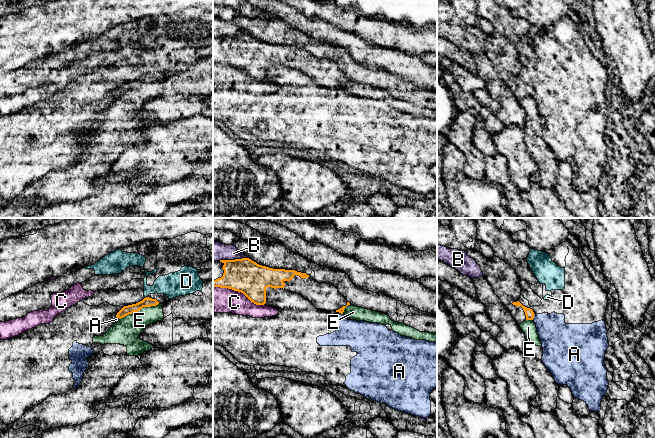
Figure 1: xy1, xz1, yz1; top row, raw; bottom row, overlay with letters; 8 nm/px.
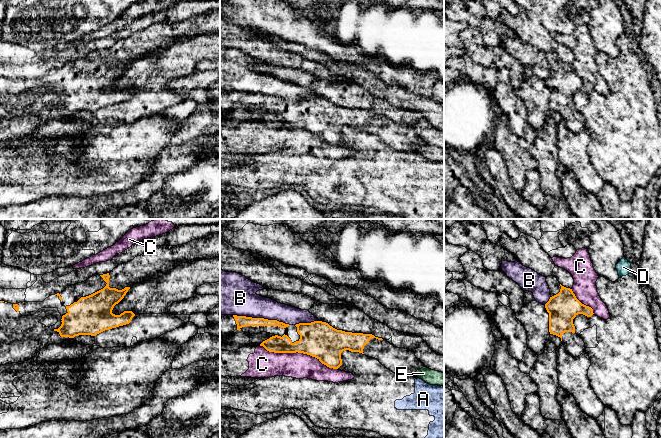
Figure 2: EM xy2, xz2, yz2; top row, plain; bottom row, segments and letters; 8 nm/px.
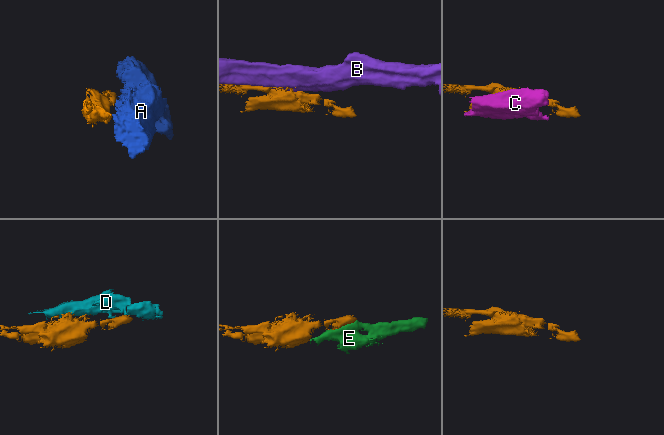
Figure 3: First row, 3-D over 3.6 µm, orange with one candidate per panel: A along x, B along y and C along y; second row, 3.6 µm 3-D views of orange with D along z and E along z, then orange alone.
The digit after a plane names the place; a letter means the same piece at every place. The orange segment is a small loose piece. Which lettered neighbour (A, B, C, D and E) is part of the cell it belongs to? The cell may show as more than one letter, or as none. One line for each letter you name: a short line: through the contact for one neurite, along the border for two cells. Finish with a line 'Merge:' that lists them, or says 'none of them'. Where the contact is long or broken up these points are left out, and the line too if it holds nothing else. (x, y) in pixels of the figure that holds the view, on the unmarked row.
Merge: none of them

